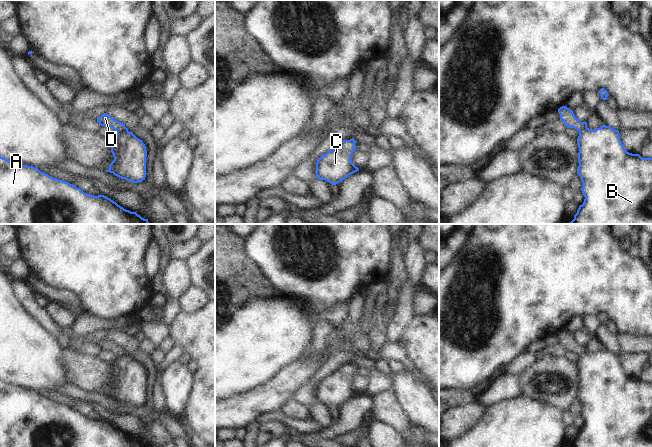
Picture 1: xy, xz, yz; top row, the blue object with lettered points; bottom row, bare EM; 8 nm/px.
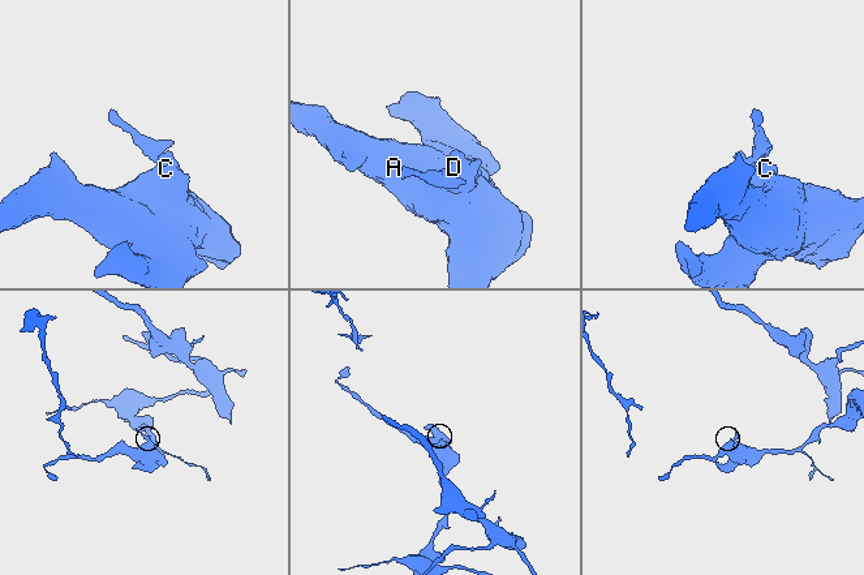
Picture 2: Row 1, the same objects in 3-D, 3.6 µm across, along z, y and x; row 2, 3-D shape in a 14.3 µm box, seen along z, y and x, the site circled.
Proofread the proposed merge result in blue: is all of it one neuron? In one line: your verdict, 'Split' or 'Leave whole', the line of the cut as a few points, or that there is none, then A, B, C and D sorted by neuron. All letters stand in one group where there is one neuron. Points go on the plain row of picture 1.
Split. Split along xy (127, 354), (119, 354), (117, 356). Groups: A B C / D

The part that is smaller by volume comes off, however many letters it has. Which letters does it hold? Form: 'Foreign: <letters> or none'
Foreign: D

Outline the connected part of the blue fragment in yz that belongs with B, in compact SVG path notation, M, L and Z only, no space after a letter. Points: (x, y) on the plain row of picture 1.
M604 348L595 354L586 351L580 355L577 369L577 398L583 407L581 415L585 423L569 447L652 447L652 382L642 382L639 378L627 376L619 355Z

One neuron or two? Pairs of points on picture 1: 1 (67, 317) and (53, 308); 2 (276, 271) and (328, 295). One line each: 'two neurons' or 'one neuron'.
1: one neuron
2: one neuron

